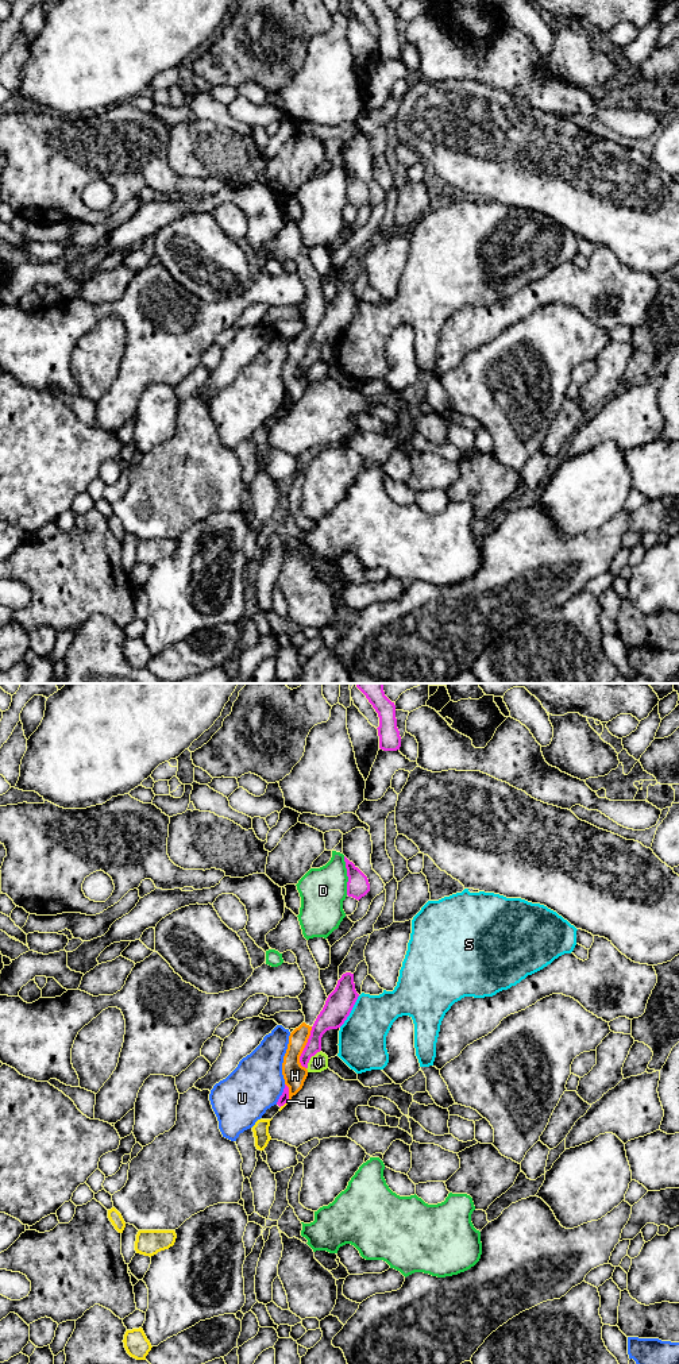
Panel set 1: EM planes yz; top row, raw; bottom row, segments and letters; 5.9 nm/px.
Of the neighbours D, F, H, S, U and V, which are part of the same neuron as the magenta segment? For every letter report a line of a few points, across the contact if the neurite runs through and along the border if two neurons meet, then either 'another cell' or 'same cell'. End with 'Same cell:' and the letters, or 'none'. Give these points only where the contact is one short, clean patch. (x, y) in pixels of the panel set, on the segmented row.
D: another cell
F: line yz (288, 1099), (280, 1106); another cell
H: line yz (312, 1027), (300, 1056), (300, 1063), (305, 1068); another cell
S: another cell
U: another cell
V: line yz (320, 1050), (311, 1058), (307, 1068); another cell
Same cell: none

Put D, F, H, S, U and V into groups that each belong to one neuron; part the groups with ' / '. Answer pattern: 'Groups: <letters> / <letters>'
Groups: D / F H V / S / U

